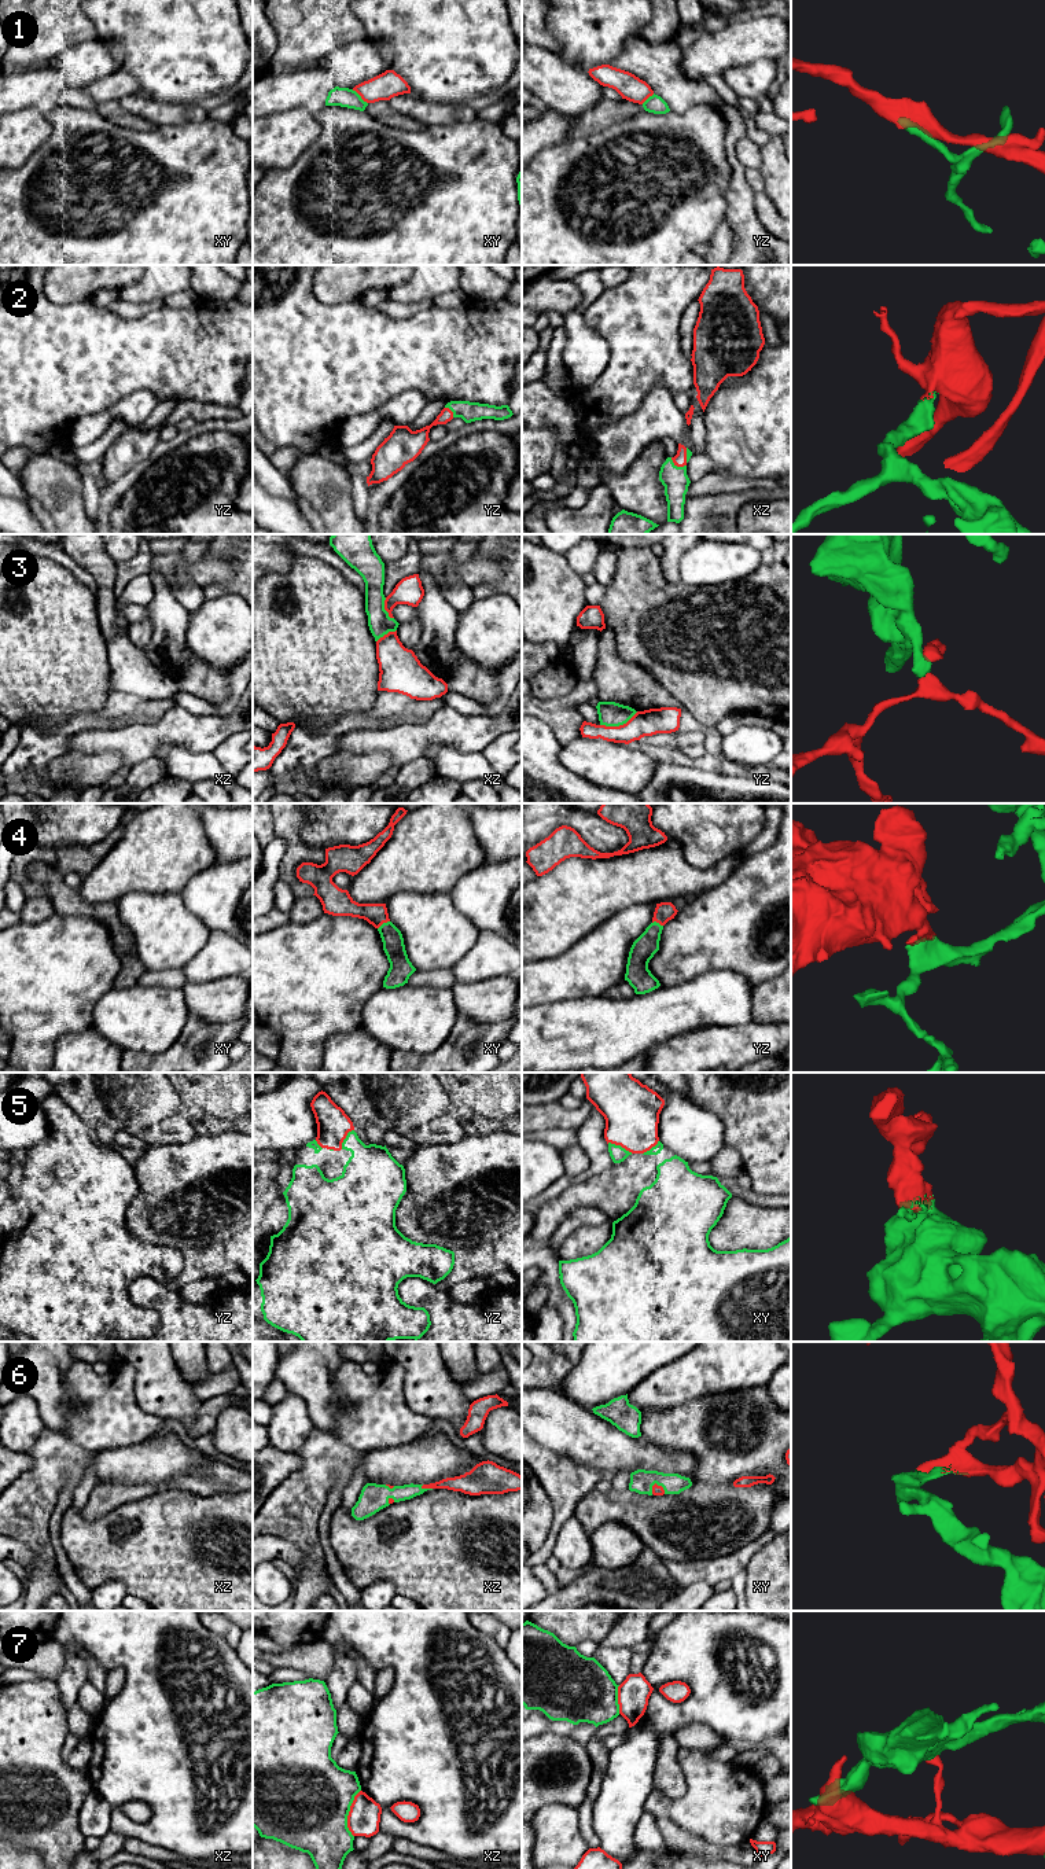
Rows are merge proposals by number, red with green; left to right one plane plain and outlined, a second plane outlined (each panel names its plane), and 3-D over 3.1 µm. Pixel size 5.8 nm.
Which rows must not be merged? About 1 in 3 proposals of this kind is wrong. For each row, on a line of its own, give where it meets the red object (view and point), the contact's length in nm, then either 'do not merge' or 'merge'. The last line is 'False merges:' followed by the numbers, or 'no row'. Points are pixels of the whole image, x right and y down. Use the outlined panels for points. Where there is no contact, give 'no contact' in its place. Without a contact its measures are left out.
1: meets red in xy at (360, 95); contact 130 nm long; do not merge
2: meets red in xz at (677, 466); contact 110 nm long; merge
3: meets red in yz at (619, 725); contact 240 nm long; do not merge
4: meets red in xy at (383, 922); contact 90 nm long; merge
5: meets red in xy at (619, 1144); contact 160 nm long; merge
6: meets red in xy at (659, 1486); contact 100 nm long; merge
7: meets red in xz at (349, 1813); contact 280 nm long; do not merge
False merges: 1, 3, 7

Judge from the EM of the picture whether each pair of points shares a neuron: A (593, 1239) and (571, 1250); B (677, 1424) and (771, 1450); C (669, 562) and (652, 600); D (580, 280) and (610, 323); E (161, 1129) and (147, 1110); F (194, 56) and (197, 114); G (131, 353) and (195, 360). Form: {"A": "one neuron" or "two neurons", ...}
{"A": "one neuron", "B": "one neuron", "C": "two neurons", "D": "two neurons", "E": "two neurons", "F": "two neurons", "G": "one neuron"}

